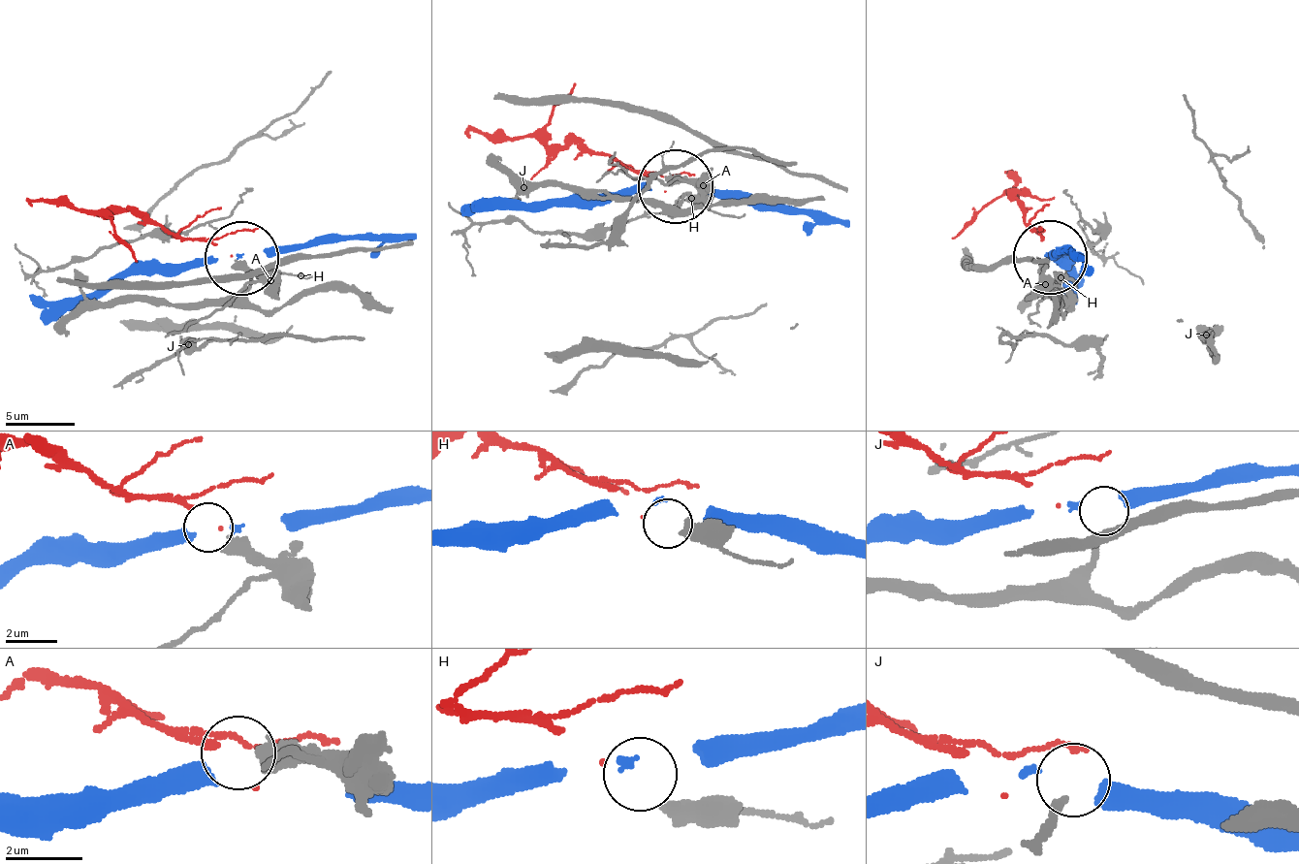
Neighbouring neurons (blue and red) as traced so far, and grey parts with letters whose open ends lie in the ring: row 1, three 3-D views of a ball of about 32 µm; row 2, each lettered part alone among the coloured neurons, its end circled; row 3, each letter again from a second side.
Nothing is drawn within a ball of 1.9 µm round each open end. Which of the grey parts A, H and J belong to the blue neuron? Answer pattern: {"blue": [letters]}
{"blue": []}

